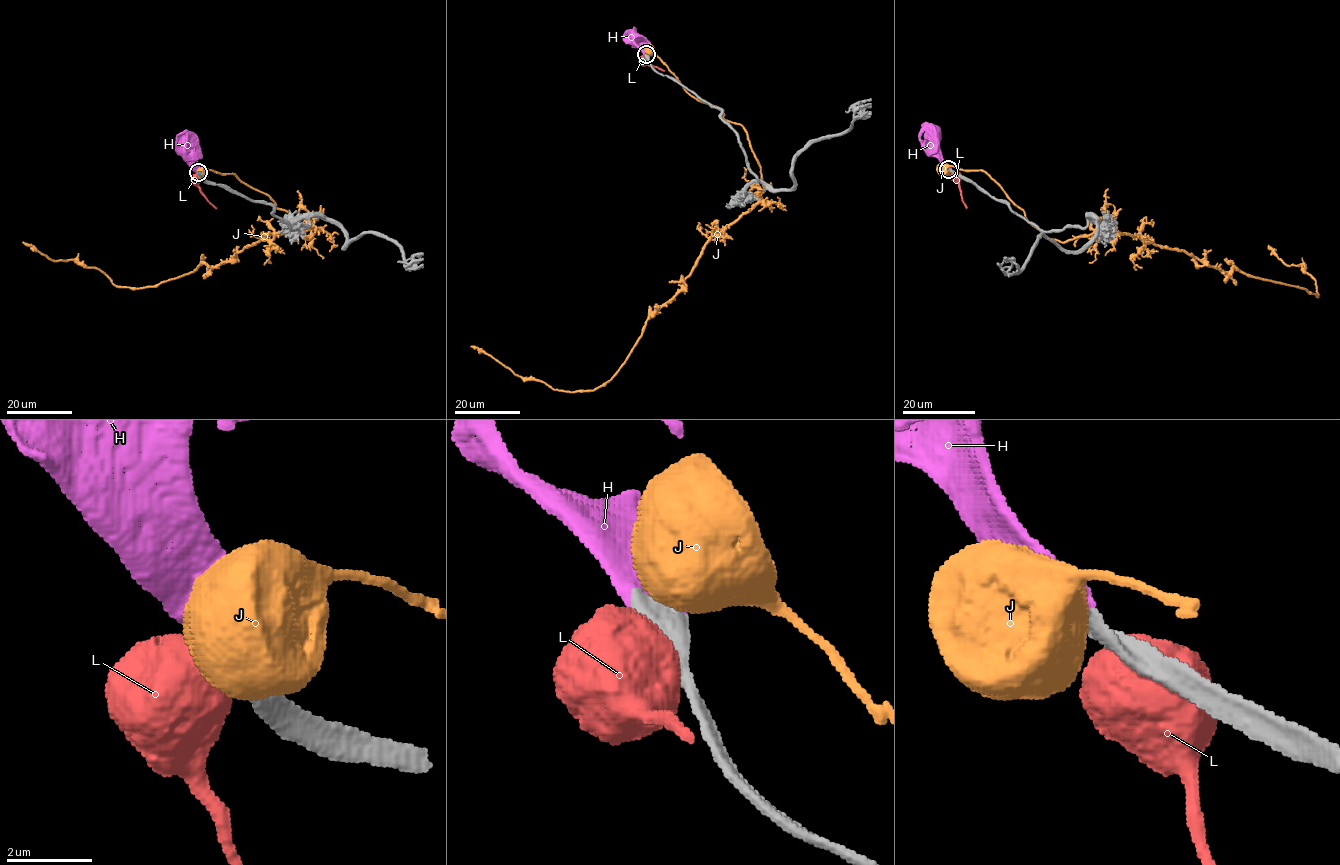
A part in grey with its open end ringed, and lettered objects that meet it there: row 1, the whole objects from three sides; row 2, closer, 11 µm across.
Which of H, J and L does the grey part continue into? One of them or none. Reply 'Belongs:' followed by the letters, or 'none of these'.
Belongs: H

